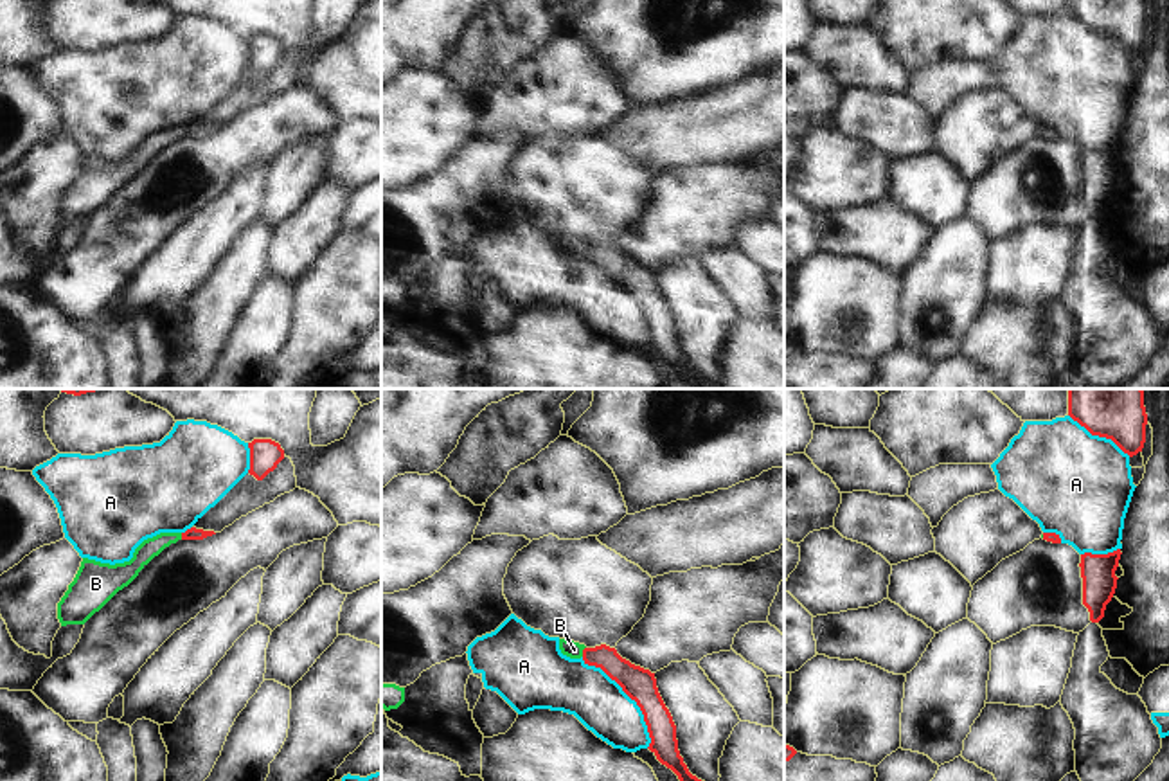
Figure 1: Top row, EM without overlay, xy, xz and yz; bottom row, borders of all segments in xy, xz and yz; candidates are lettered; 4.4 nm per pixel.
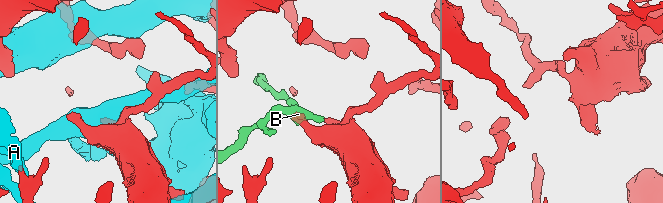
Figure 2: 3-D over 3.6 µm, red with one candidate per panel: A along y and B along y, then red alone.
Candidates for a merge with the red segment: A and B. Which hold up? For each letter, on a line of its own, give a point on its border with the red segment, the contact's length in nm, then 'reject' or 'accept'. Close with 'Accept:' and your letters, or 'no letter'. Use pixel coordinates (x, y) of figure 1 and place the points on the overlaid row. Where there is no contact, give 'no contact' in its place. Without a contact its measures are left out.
A: contact xz (632, 699); length 500 nm; reject
B: contact xz (583, 652); length 50 nm; accept
Accept: B

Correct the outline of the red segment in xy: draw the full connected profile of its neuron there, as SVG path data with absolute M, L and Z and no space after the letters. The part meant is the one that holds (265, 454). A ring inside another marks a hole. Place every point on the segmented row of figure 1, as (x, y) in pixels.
M254 439L250 448L250 470L257 480L263 480L284 459L284 450L272 439Z

